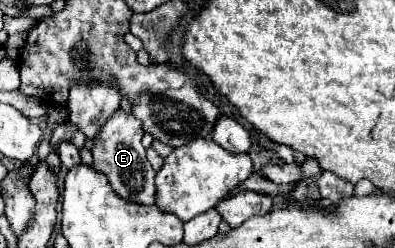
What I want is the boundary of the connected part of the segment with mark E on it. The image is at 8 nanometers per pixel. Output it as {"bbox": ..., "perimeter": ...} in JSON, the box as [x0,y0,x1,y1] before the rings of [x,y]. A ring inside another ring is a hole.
{"bbox":[93,110,155,204],"perimeter":[[[117,110],[107,122],[99,128],[99,134],[93,138],[93,168],[101,170],[113,190],[127,200],[139,202],[139,204],[155,204],[155,170],[145,158],[145,148],[141,146],[143,138],[143,124],[125,110]]]}

